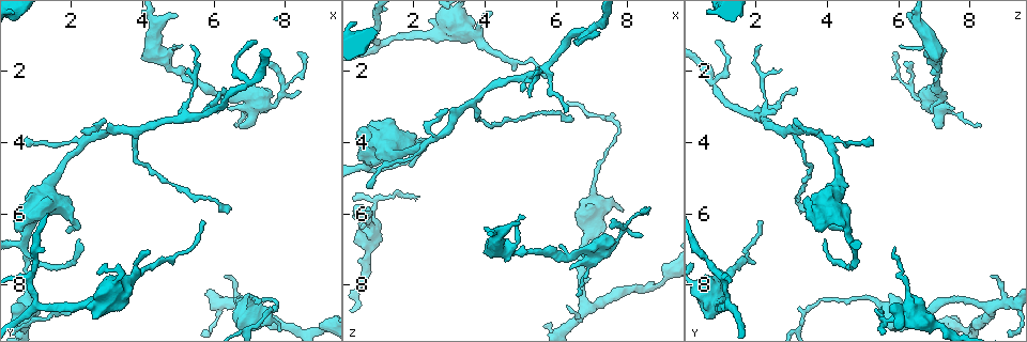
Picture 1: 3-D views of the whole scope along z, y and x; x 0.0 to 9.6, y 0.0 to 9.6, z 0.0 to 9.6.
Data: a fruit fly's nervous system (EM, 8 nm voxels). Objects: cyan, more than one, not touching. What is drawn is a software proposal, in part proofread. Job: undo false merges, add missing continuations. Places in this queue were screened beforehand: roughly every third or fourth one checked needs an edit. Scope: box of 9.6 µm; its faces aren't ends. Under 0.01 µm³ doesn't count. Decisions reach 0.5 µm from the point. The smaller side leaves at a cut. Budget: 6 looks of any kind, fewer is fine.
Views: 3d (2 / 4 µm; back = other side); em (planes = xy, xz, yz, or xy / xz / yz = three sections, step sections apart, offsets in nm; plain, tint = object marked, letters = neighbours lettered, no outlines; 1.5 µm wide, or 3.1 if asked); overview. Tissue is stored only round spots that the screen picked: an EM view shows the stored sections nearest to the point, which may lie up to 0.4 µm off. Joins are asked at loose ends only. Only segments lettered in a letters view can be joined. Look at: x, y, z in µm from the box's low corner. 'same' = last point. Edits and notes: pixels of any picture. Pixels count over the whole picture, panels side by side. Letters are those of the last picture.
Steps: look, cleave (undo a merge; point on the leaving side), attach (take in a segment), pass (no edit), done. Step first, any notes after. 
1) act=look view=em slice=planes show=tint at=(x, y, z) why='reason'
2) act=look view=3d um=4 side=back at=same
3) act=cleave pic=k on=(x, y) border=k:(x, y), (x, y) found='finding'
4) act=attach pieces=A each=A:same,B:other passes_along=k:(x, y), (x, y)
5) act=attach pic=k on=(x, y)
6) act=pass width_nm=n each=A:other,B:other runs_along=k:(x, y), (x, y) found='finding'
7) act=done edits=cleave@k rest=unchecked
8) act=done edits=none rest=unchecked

act=look view=3d um=4 at=(7.45, 1.80, 6.45) why='thin end'

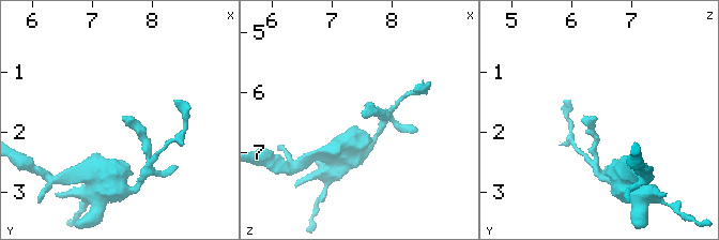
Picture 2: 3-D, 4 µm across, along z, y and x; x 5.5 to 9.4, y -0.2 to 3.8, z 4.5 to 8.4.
act=look view=em slice=planes show=letters at=(7.55, 1.75, 6.40) why='now the EM'

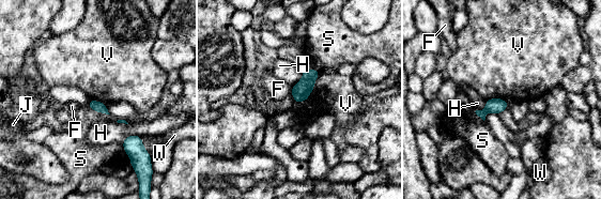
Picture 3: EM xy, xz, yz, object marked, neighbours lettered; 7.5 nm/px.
act=pass each=F:other,H:other,J:other,S:other,V:other,W:other border=3:(320, 72), (310, 94), (296, 104) found='no lettered segment goes on from it'

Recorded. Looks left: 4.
act=look view=em slice=planes show=letters at=(6.50, 3.50, 8.30) why='free end'

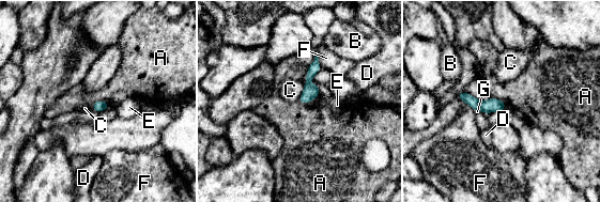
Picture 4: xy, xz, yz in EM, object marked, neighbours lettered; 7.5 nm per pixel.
act=pass each=A:other,B:other,C:other,D:other,E:other,F:other,G:other found='none of them fits'

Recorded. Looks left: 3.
act=look view=3d um=4 at=(7.70, 8.75, 3.40) why='sharp bend'

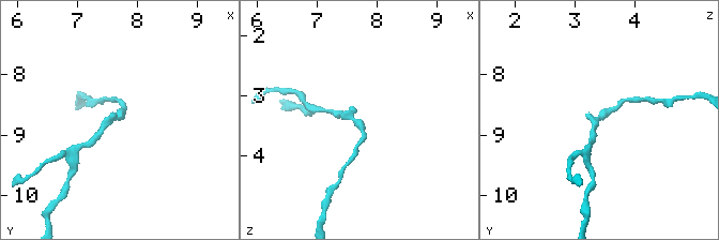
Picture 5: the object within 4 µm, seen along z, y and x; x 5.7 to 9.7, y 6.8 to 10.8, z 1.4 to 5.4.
act=look view=em slice=xz step=8 show=tint at=(7.70, 8.75, 3.45)

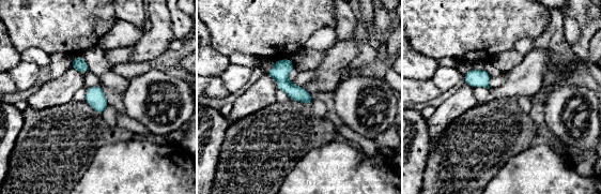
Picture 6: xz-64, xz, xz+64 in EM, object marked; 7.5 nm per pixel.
act=look view=em slice=planes show=letters at=same why='cut it another way'

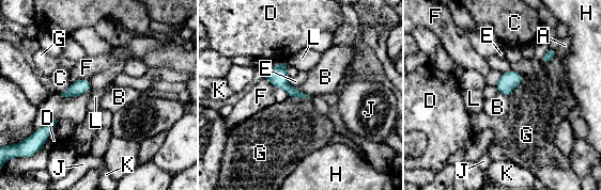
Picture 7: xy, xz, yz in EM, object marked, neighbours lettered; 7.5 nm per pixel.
act=pass width_nm=80 longest_contact=G:200nm each=A:other,B:other,C:other,D:other,E:other,F:other,G:other,H:other,J:other,K:other,L:other found='all the same neuron'

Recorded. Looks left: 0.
act=done edits=none rest=unchecked

